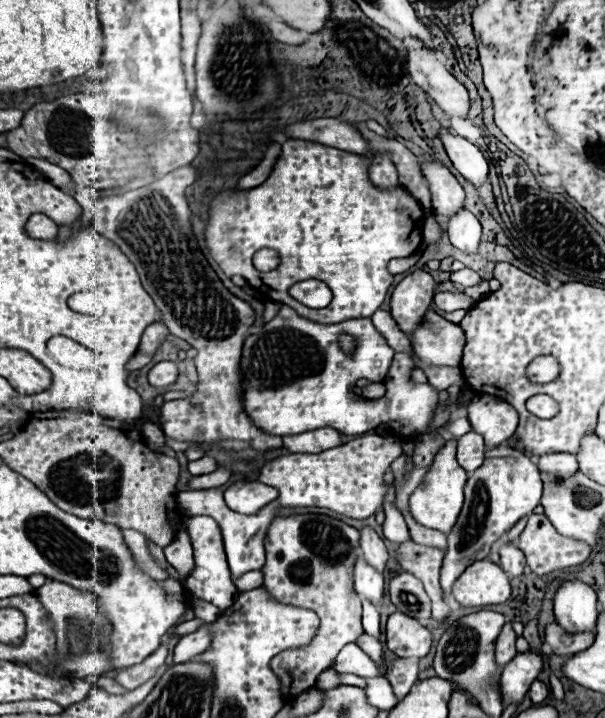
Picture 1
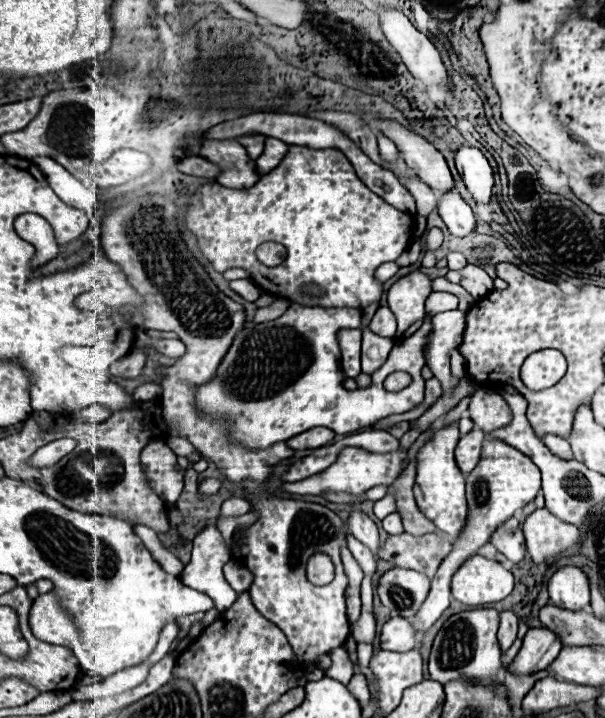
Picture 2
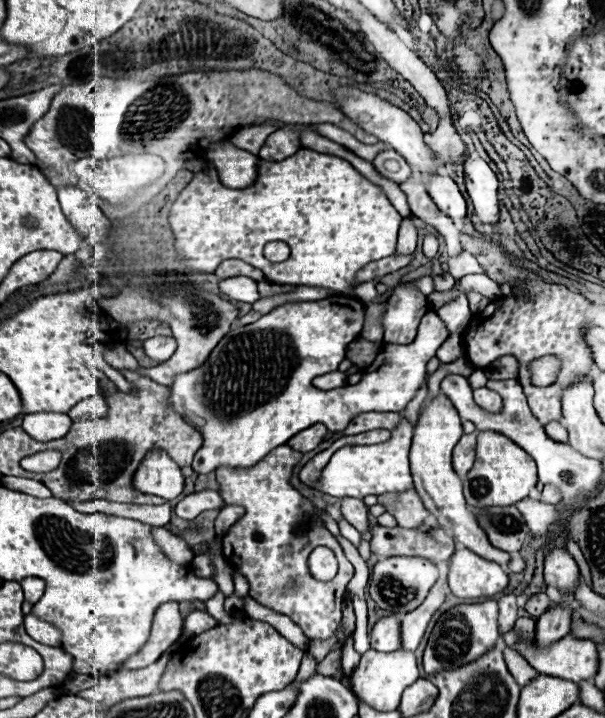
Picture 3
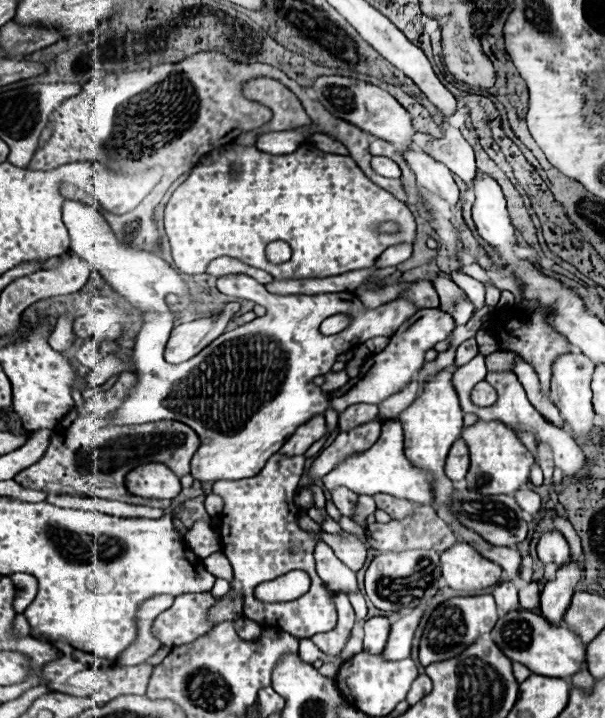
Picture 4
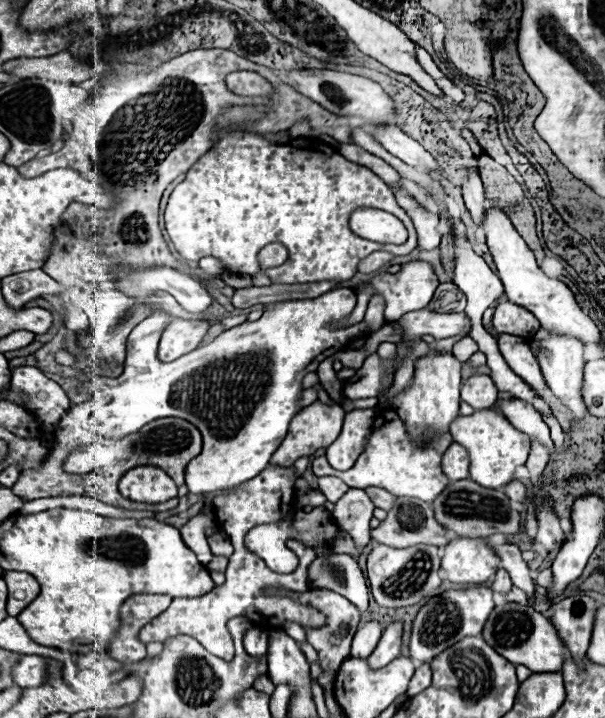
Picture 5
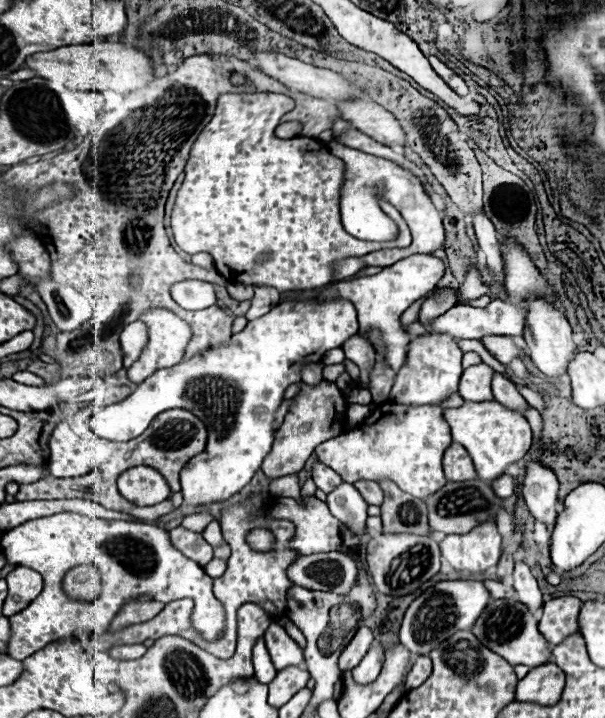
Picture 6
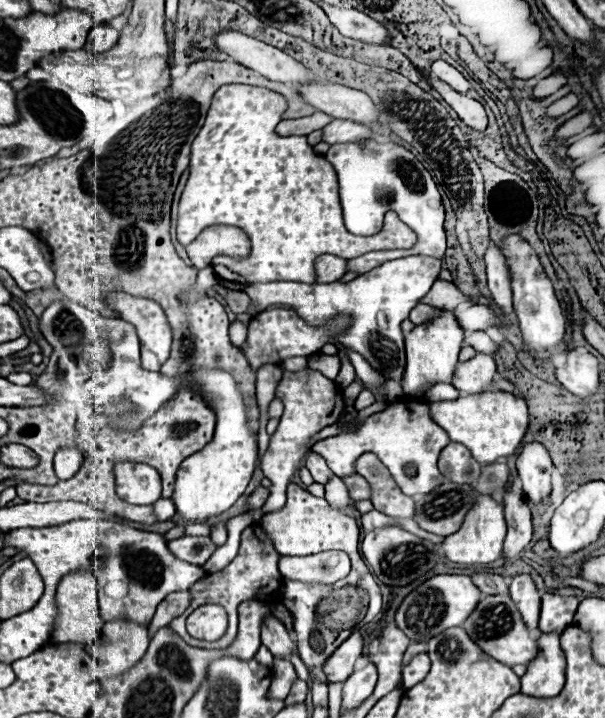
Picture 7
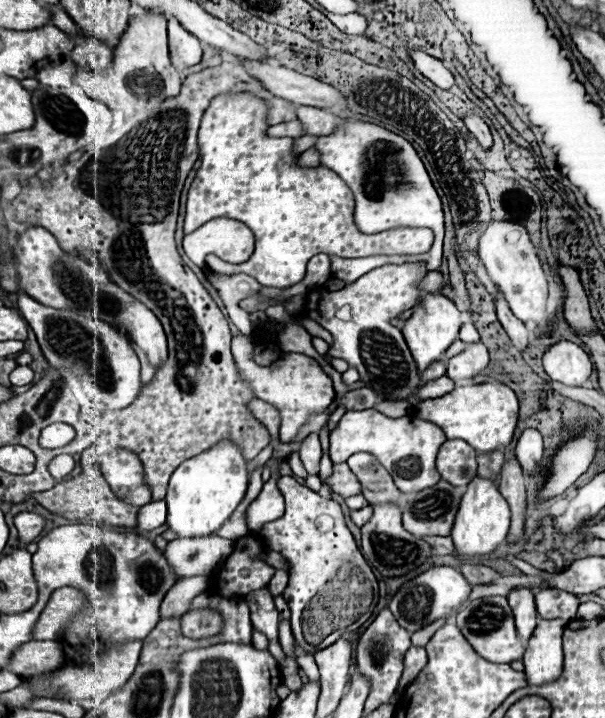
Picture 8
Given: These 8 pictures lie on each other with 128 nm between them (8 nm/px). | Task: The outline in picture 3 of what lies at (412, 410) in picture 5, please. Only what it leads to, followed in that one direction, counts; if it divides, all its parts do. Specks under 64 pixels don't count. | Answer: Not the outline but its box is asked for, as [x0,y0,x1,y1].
[410,394,510,568]

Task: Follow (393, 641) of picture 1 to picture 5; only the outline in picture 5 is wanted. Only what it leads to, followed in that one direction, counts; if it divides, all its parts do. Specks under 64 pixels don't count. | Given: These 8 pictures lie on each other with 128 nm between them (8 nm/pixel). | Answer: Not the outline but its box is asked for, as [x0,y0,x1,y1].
[350,620,384,658]

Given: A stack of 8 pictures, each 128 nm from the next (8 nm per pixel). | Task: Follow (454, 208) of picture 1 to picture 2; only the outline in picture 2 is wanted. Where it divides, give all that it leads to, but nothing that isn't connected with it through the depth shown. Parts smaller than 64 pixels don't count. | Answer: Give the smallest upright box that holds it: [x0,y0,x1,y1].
[372,120,454,196]

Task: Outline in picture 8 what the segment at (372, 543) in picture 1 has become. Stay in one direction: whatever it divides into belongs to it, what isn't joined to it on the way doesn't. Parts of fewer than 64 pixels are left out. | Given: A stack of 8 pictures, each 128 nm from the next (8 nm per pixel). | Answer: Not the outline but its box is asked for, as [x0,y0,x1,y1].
[300,432,322,474]

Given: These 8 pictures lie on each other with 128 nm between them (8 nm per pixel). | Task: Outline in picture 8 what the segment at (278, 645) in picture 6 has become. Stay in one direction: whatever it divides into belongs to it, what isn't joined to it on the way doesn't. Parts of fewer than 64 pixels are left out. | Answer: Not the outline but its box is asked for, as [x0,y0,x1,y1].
[244,590,280,642]

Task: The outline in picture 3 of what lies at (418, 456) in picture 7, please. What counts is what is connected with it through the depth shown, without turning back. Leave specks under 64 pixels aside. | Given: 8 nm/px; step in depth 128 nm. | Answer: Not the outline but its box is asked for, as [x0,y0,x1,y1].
[312,420,414,500]

